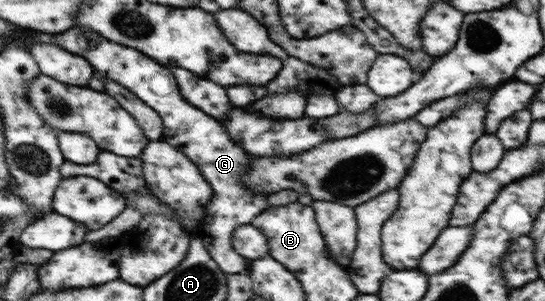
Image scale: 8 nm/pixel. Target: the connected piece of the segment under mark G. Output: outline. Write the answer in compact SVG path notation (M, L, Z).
M74 26L62 34L56 34L52 38L52 42L72 54L84 56L104 78L124 84L124 87L136 93L136 96L139 96L144 104L150 105L159 113L163 122L164 135L162 138L168 144L179 148L189 160L194 161L211 184L212 189L215 190L216 198L211 201L211 204L208 204L208 206L212 206L214 214L207 216L208 220L204 220L202 228L198 230L198 236L204 240L204 244L208 244L208 248L212 248L212 256L216 256L214 260L216 264L220 264L220 270L228 276L242 272L247 273L250 260L238 252L234 252L232 232L238 226L250 224L260 212L264 212L268 208L266 198L269 198L269 194L252 192L244 186L244 176L248 174L248 166L256 158L250 156L242 146L234 144L218 120L214 120L212 116L194 108L180 96L179 84L172 75L172 68L161 65L159 61L155 61L152 57L146 56L134 48L112 44L110 40L102 38L100 32L88 30L88 28L80 30Z

